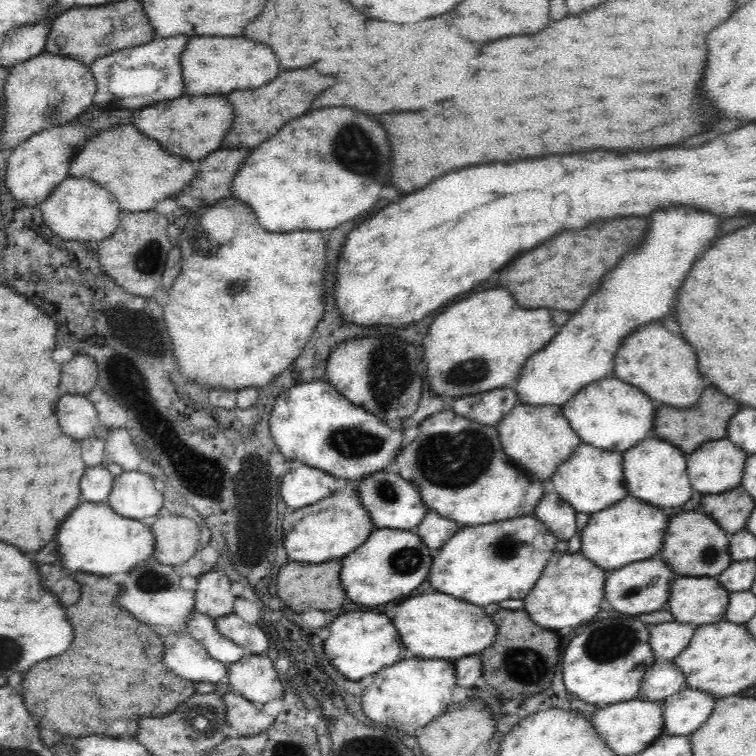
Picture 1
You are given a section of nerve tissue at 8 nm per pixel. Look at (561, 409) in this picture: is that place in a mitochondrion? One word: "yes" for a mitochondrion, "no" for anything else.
no

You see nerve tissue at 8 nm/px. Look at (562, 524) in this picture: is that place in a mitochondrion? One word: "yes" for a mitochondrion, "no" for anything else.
no

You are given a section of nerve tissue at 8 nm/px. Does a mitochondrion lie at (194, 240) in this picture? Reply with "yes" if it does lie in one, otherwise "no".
yes

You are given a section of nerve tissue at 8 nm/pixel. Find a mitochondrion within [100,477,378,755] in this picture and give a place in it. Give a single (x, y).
(203, 720)

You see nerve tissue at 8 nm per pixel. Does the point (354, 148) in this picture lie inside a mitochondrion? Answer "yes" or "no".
yes

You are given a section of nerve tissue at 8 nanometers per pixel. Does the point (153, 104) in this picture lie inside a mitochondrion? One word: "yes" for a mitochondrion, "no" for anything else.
no

